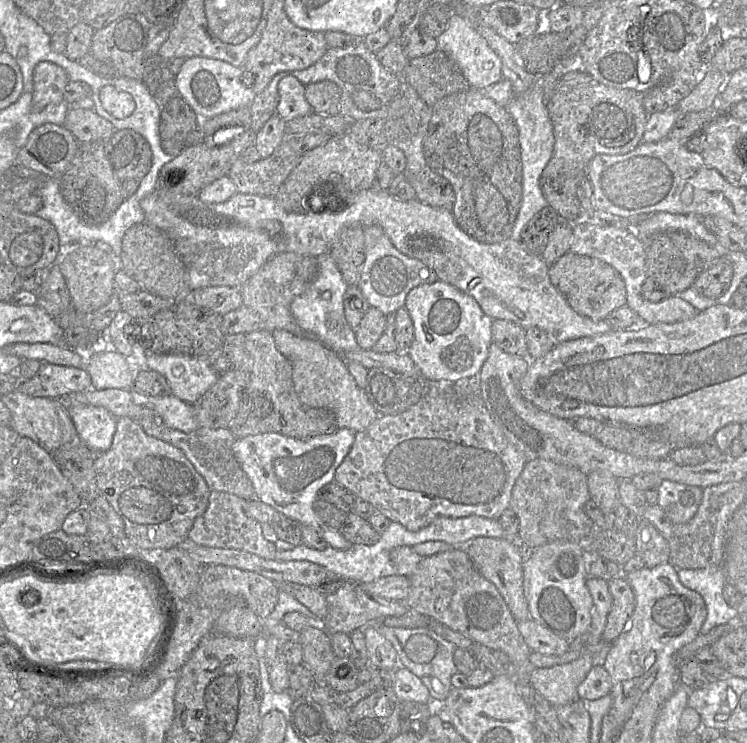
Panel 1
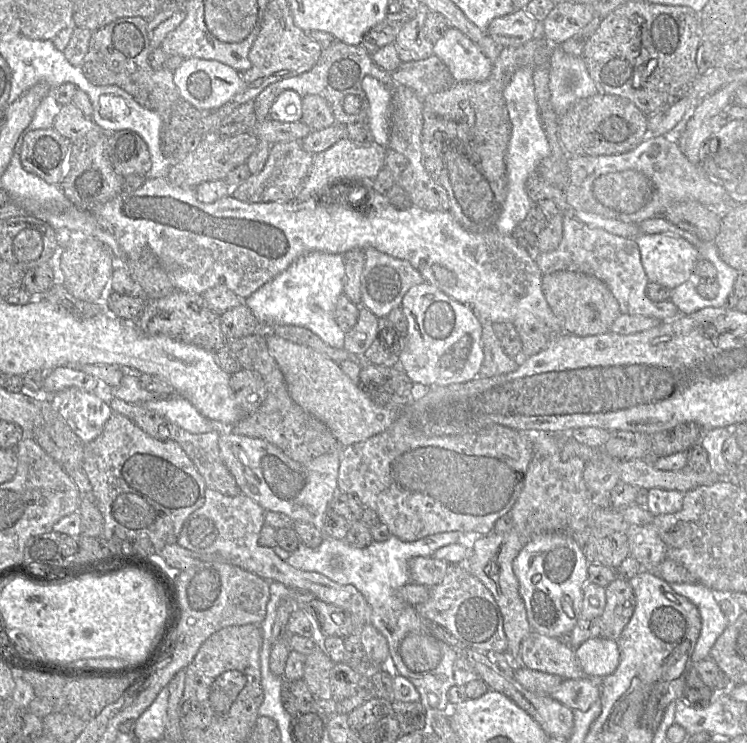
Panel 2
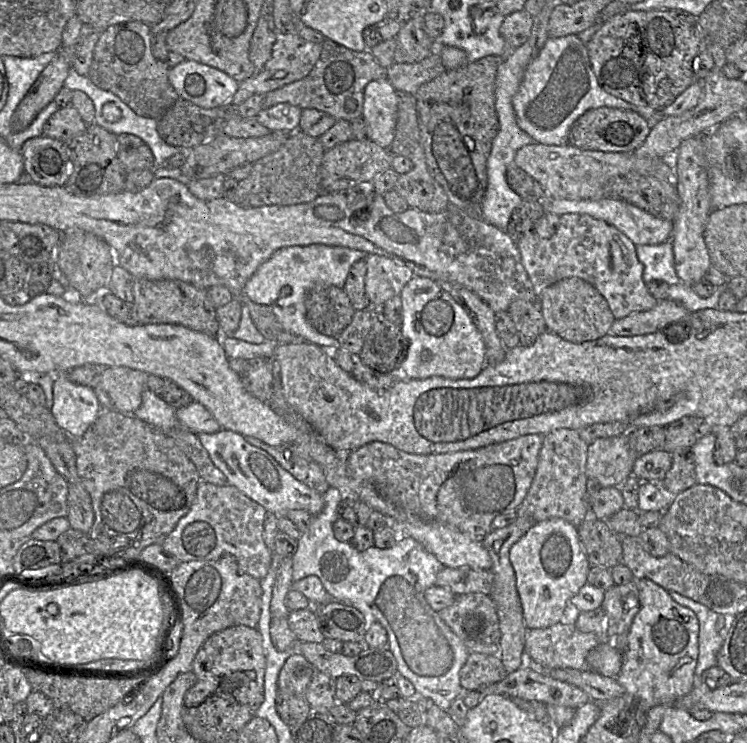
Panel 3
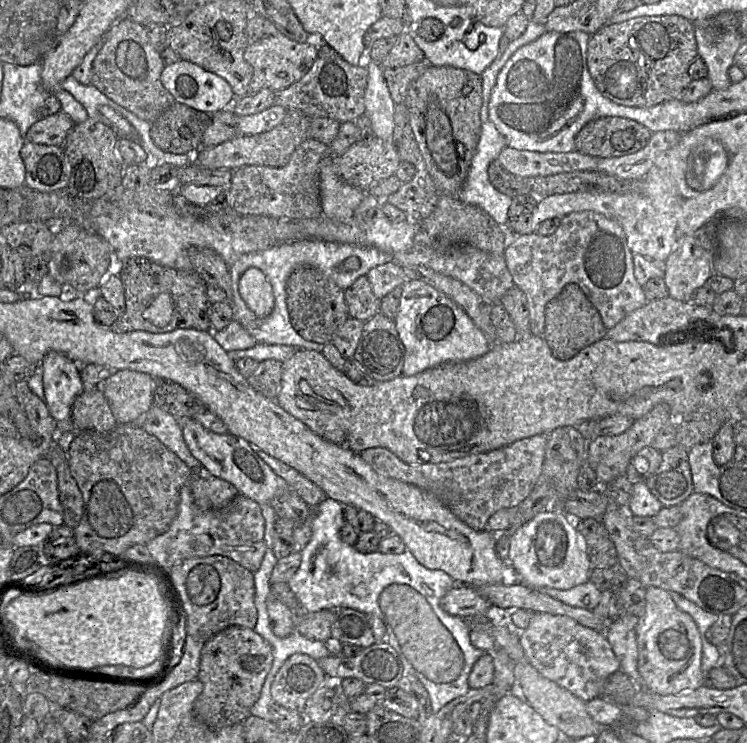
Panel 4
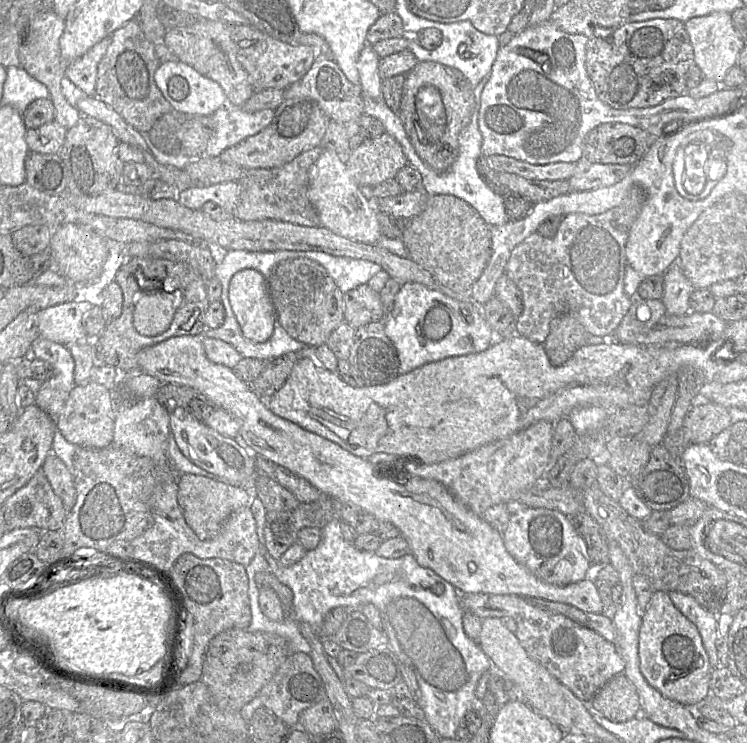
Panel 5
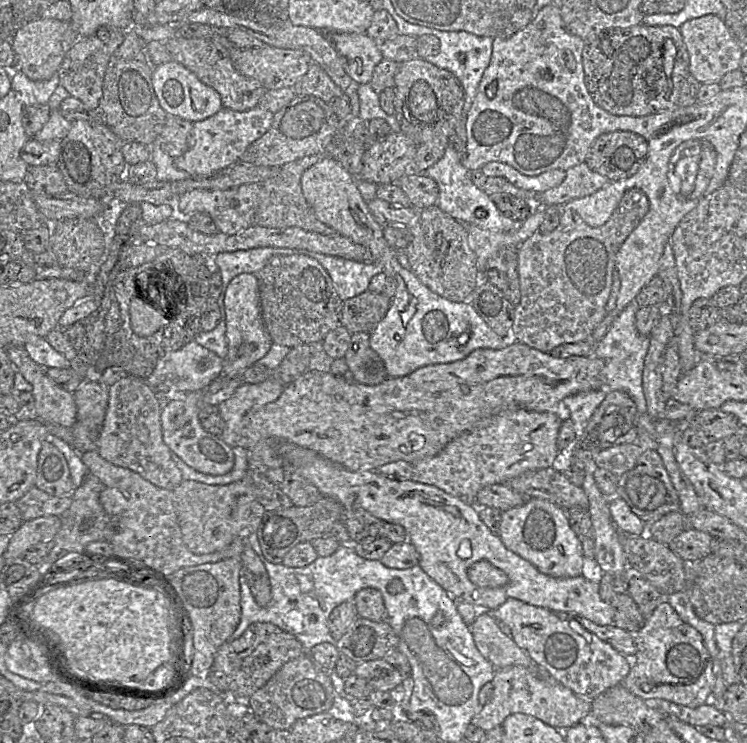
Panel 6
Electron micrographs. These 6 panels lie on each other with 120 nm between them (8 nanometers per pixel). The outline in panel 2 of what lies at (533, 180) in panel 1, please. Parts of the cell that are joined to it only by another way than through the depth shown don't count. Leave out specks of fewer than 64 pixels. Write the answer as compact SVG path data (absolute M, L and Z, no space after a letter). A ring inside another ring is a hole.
M519 68L503 89L503 97L512 125L510 141L506 152L508 192L495 230L503 235L512 235L515 227L526 217L532 201L526 192L526 181L537 174L541 161L551 156L551 146L544 132L535 96L533 68Z

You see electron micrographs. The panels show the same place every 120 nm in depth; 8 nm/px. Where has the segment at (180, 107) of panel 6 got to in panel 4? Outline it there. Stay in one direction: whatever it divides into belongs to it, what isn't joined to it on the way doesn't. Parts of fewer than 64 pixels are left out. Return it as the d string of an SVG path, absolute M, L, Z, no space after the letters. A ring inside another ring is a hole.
M186 60L165 65L161 73L161 83L175 102L210 114L230 108L236 99L230 84L225 79Z

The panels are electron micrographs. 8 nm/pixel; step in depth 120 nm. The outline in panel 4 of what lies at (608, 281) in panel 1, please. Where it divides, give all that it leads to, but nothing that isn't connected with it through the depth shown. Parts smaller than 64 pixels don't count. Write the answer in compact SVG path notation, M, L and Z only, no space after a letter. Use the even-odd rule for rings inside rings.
M567 284L561 293L546 305L543 337L553 356L559 360L573 358L585 347L604 338L606 330L599 312L576 284Z

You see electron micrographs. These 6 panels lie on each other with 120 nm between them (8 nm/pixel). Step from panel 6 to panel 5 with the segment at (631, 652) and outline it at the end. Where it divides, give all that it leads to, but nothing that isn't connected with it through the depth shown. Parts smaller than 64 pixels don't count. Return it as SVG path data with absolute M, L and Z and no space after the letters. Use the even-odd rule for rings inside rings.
M524 597L528 603L547 612L563 615L601 635L607 641L614 643L616 632L609 615L605 613L588 613L574 606L549 601L542 598Z

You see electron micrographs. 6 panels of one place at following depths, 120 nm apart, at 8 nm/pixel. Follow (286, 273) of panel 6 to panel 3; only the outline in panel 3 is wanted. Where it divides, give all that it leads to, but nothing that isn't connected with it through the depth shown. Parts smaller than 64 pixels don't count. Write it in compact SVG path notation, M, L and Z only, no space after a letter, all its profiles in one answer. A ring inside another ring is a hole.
M311 284L310 290L303 293L306 319L319 333L337 338L349 325L354 308L343 288L329 284Z

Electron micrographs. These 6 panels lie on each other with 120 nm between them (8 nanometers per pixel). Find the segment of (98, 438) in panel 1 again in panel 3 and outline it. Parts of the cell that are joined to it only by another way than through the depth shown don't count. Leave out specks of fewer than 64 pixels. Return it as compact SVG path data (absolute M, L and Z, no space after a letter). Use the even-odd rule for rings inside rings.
M54 373L51 412L71 439L81 437L102 410L94 388L71 382L66 373Z

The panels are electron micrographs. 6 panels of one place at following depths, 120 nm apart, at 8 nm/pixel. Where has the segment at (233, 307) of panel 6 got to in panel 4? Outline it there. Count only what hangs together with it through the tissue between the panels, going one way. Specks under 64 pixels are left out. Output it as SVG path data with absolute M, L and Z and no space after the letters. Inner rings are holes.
M250 267L241 275L239 293L257 317L267 317L273 311L275 298L272 285L261 269Z

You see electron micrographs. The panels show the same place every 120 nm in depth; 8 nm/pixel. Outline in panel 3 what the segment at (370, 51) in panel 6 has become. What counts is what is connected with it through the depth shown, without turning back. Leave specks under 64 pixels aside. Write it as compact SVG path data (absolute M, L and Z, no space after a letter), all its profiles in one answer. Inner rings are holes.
M386 78L366 85L362 118L367 124L369 140L389 149L397 122L397 91Z

